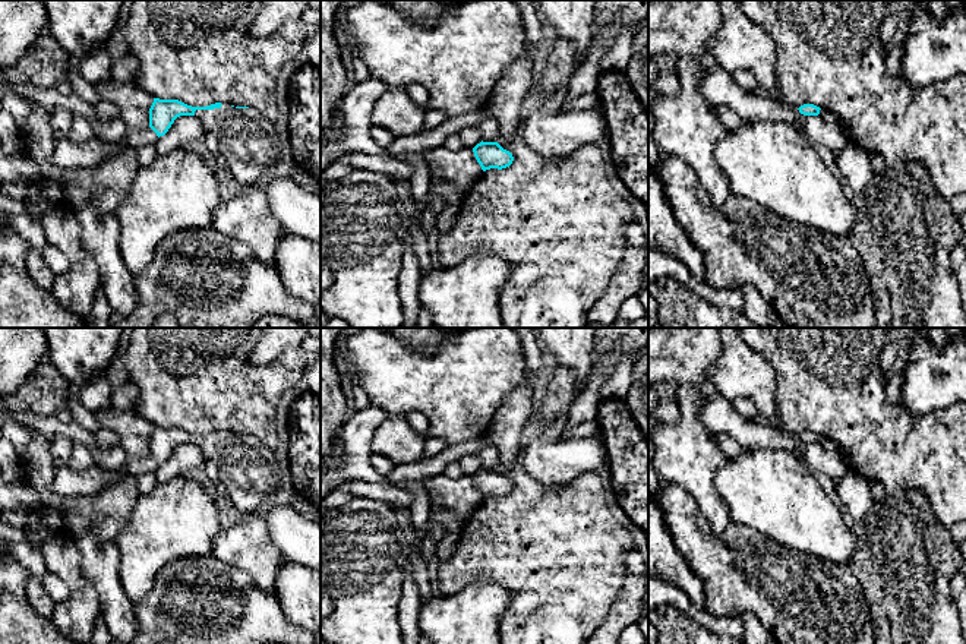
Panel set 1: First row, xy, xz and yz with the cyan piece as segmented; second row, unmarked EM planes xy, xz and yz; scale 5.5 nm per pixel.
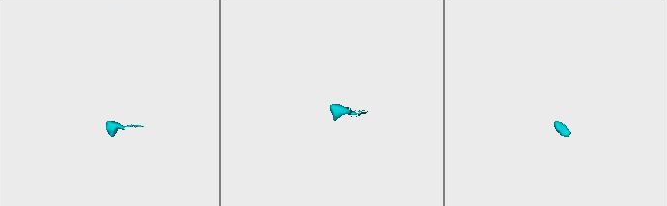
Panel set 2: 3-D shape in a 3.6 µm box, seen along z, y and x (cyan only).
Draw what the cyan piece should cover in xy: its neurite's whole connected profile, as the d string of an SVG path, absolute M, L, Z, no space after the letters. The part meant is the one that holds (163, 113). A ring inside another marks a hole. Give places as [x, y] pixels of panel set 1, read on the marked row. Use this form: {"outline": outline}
{"outline": "M154 98L149 108L149 127L157 136L164 136L174 120L180 116L195 116L218 139L218 152L227 161L227 170L243 186L256 186L278 162L290 160L288 176L300 186L321 195L321 183L303 171L291 158L288 141L284 141L277 132L275 123L265 119L259 111L249 107L234 107L215 102L206 107L192 107L179 100Z"}

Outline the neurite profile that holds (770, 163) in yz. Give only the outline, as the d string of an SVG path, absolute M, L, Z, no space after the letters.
M745 120L739 130L729 130L727 135L716 143L714 157L720 168L726 173L730 192L741 199L748 199L782 218L792 222L814 227L824 234L836 234L849 239L858 227L858 209L845 196L843 189L834 174L825 167L812 142L793 126L773 120Z

